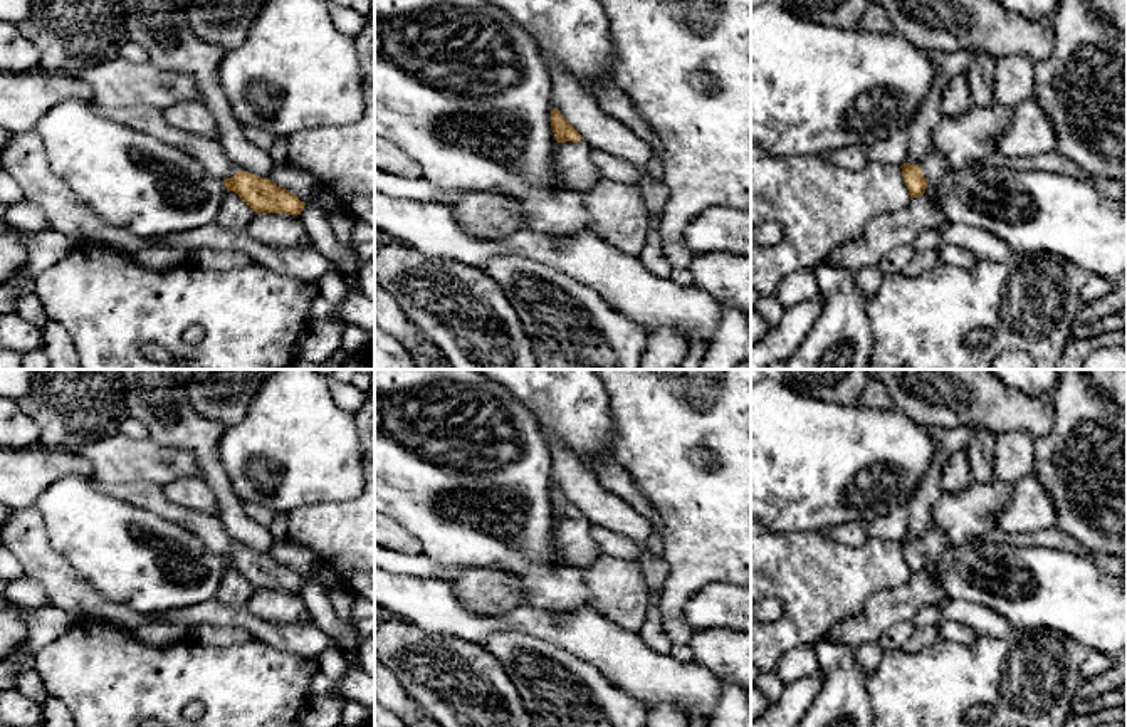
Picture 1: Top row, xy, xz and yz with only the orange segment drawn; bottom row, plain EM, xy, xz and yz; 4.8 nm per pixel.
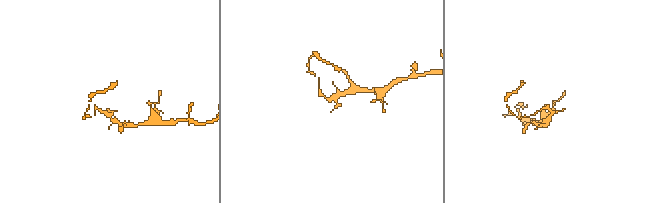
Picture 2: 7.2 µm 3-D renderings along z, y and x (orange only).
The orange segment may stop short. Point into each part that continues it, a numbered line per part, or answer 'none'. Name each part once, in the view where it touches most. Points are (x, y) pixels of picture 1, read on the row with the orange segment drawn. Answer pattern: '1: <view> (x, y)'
1: xz (575, 168)

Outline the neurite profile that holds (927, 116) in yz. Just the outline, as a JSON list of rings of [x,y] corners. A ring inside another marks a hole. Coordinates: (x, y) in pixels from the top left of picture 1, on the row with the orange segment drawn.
[[[972,50],[925,52],[936,65],[936,81],[905,129],[909,134],[907,163],[910,165],[919,165],[934,149],[932,131],[942,119],[941,92],[952,76],[964,74],[969,60],[976,55]]]

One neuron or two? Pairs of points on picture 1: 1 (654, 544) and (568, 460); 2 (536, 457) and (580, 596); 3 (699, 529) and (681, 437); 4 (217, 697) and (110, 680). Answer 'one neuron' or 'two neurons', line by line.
1: two neurons
2: one neuron
3: one neuron
4: one neuron

